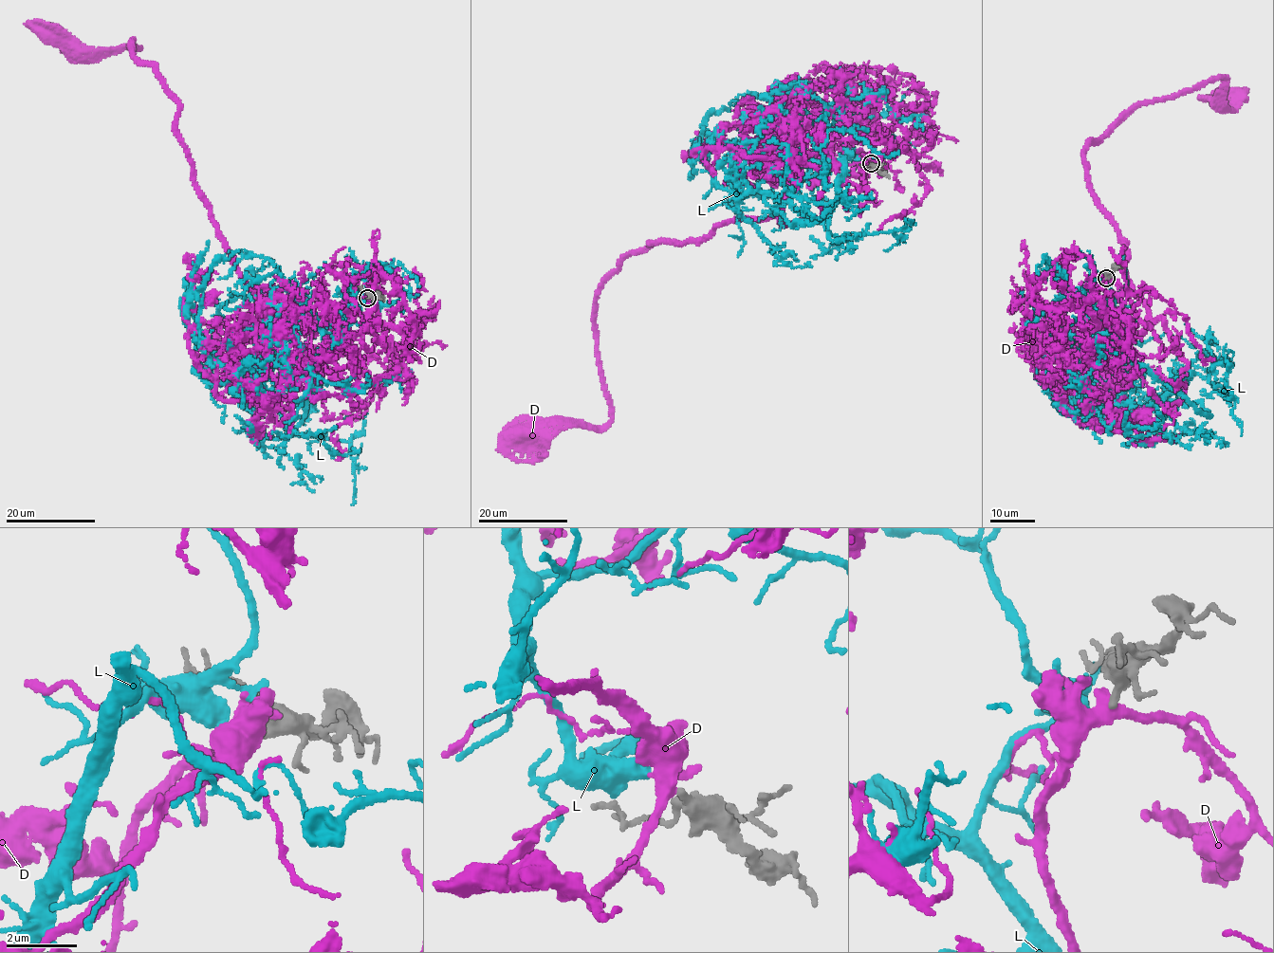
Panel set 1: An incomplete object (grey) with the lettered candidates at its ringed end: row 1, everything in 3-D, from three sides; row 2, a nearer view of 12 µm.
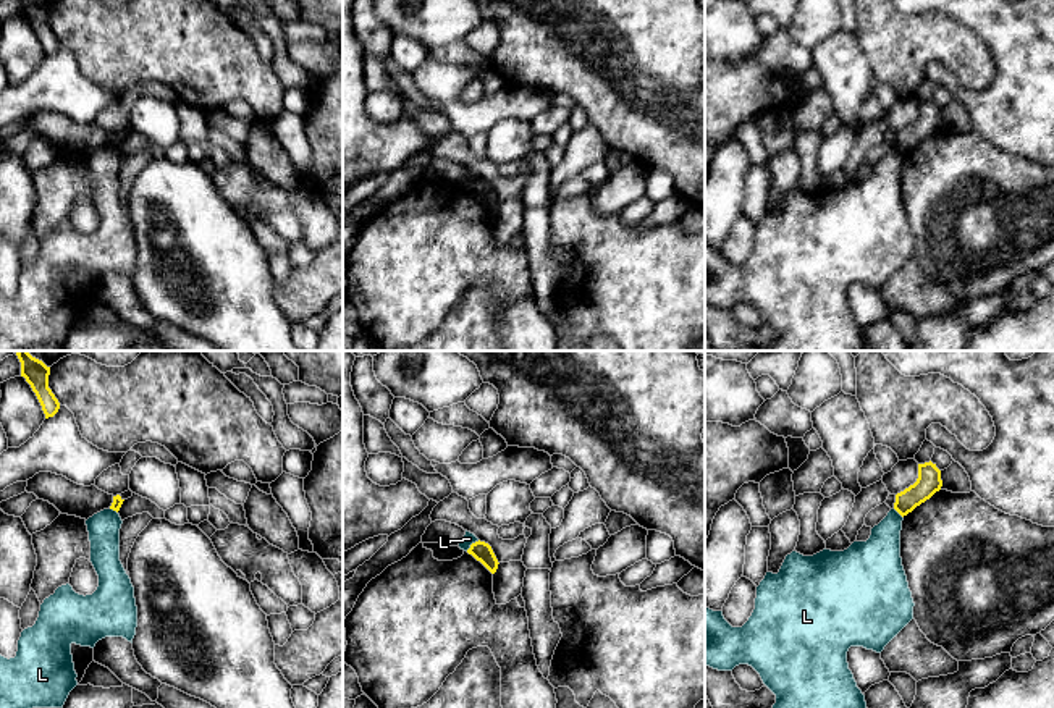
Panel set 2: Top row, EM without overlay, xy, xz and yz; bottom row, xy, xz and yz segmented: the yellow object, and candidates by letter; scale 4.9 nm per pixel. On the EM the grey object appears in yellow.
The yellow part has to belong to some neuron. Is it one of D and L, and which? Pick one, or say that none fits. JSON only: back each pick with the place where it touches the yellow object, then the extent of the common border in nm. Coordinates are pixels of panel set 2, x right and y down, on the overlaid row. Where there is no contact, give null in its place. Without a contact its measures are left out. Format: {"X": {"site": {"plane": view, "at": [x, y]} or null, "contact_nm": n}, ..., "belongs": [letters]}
{"D": {"site": null}, "belongs": ["D"]}

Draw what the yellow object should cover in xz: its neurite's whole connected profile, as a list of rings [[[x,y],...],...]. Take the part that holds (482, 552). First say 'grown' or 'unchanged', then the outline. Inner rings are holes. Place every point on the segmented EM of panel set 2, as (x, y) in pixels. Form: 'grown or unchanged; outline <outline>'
unchanged; outline [[[479,540],[470,545],[467,553],[480,561],[491,574],[496,572],[500,563],[488,543]]]

